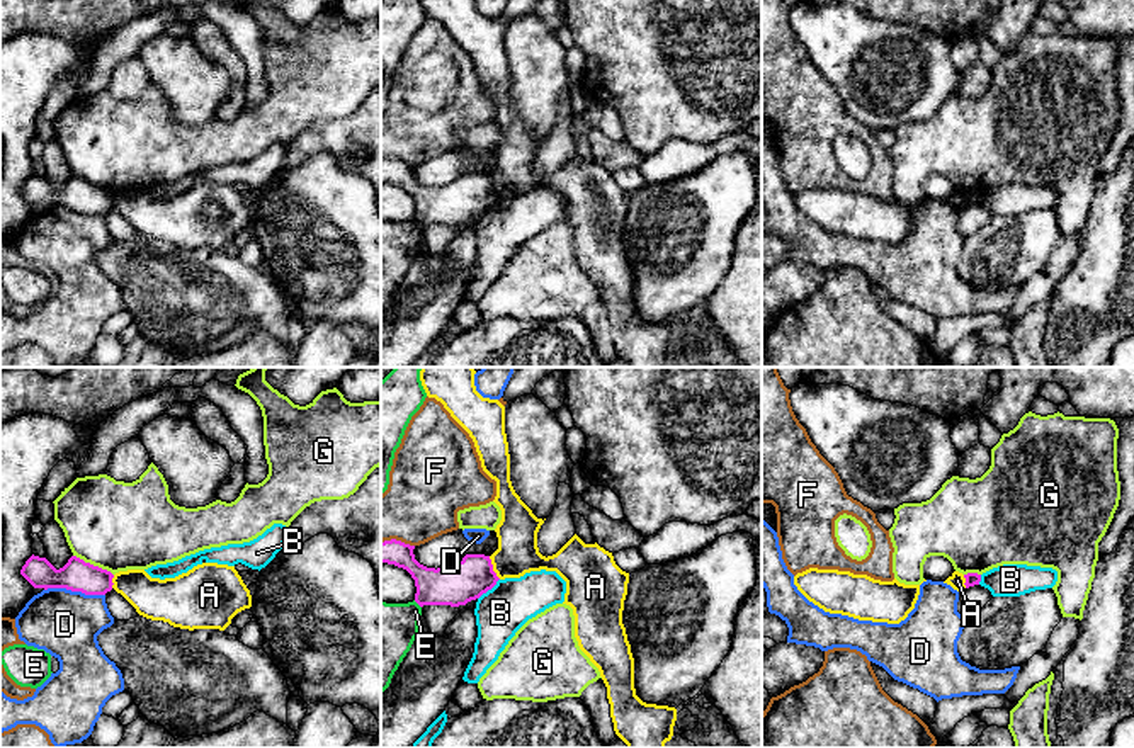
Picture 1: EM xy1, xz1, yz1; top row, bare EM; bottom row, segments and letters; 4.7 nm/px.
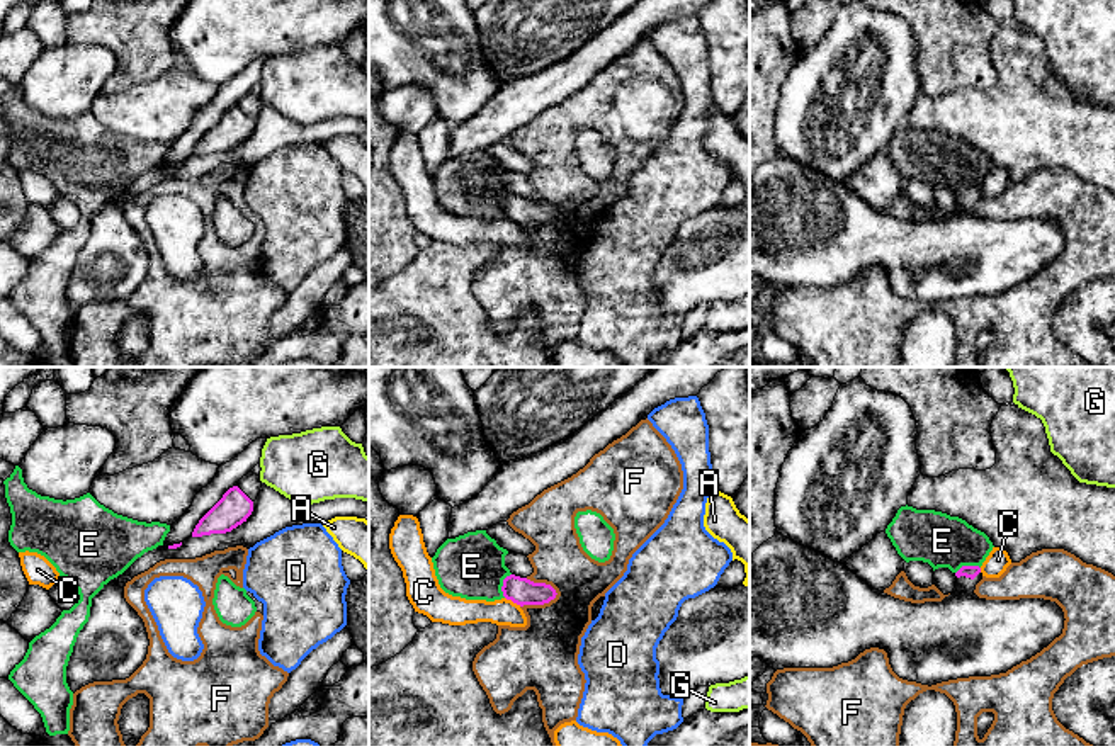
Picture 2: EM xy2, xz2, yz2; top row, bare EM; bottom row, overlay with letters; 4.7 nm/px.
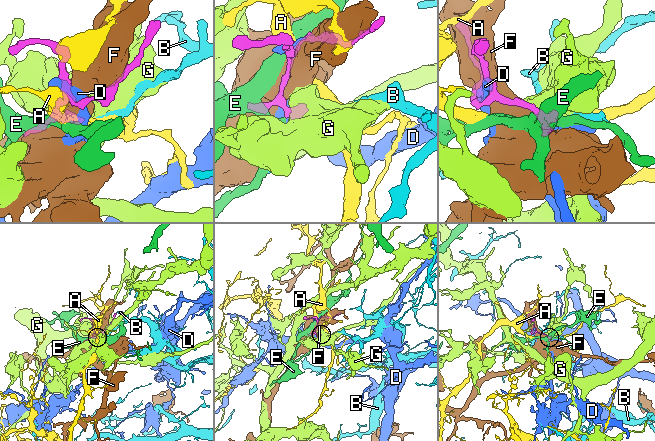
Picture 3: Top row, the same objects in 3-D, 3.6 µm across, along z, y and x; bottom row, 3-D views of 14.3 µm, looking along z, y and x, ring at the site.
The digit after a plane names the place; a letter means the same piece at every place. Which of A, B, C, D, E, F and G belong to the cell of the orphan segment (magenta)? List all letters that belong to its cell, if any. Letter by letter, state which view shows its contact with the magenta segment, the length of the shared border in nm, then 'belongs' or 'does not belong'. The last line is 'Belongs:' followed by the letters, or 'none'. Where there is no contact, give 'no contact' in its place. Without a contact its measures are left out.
A: xz1 | 130 nm | does not belong
B: xz1 | 140 nm | does not belong
C: xz2 | 90 nm | does not belong
D: xy1 | 280 nm | does not belong
E: xz2 | 120 nm | does not belong
F: xz2 | 200 nm | does not belong
G: xy1 | 220 nm | does not belong
Belongs: none

